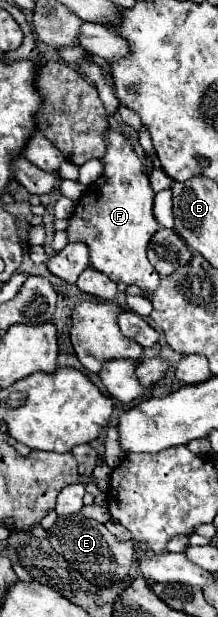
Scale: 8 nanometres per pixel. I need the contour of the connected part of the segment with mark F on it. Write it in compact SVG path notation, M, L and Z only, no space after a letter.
M115 129L105 133L107 151L101 157L103 173L87 187L79 199L75 213L69 217L65 229L69 243L85 243L89 249L89 267L107 275L115 283L137 285L147 291L159 287L159 277L147 259L147 245L159 223L153 217L153 189L141 159L129 145L129 141Z

